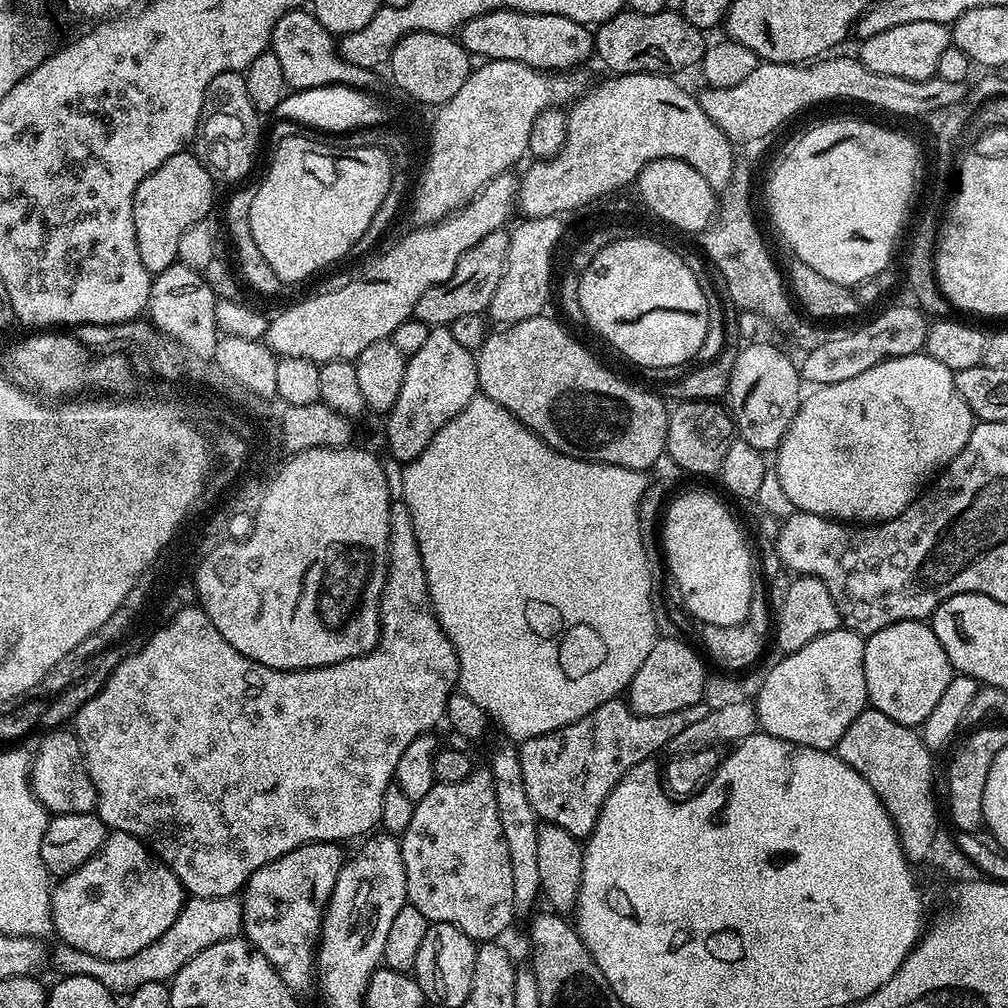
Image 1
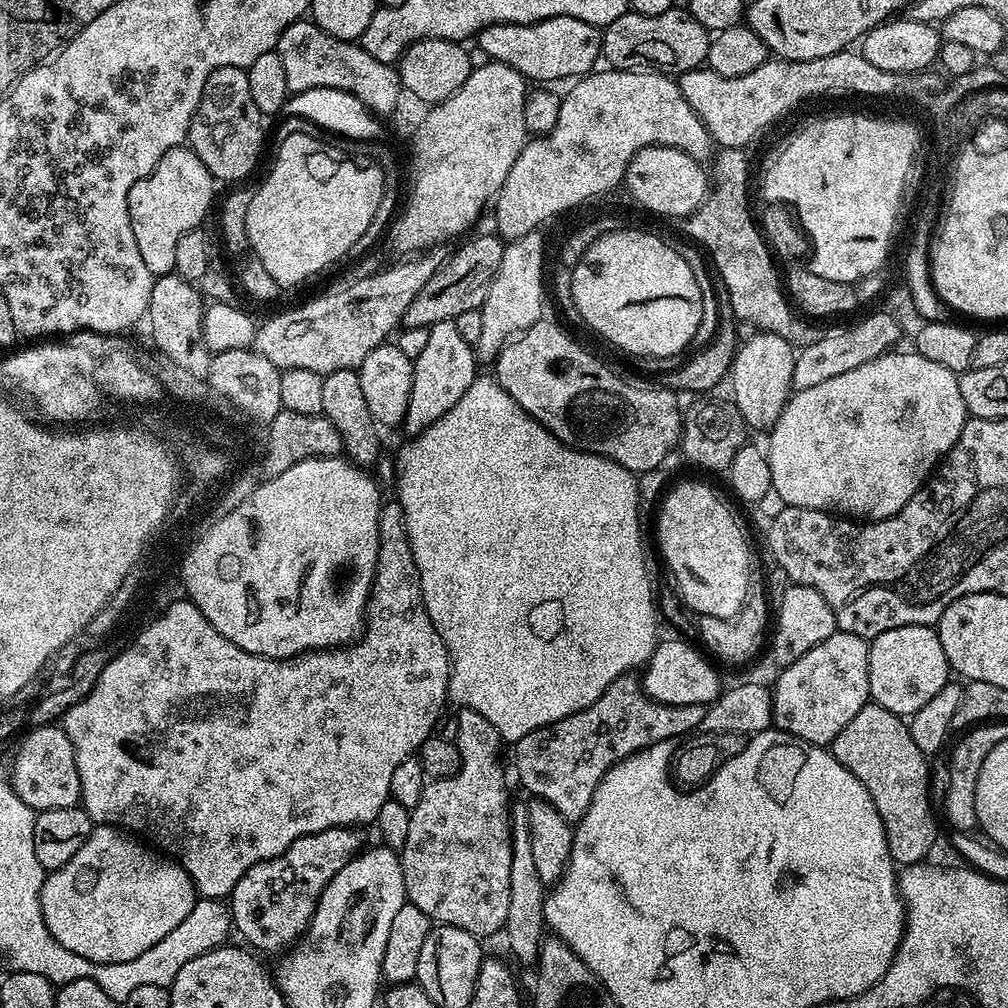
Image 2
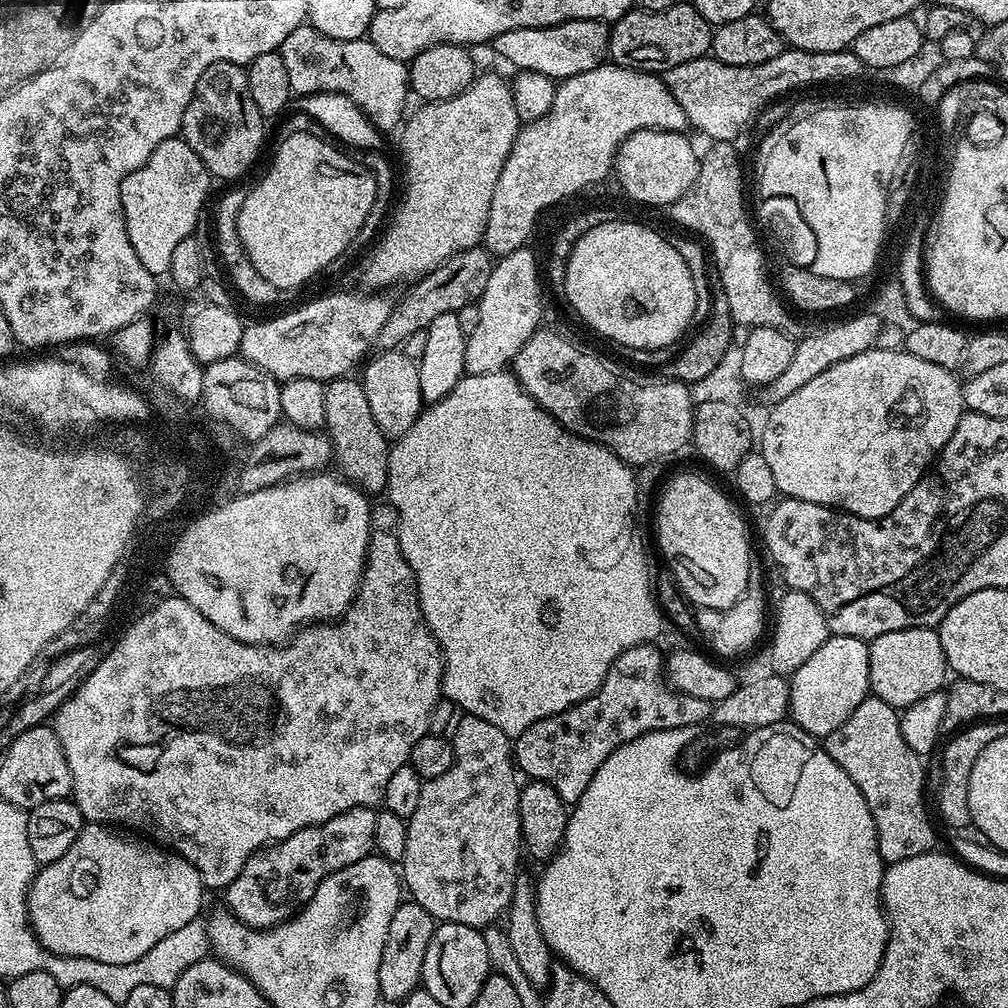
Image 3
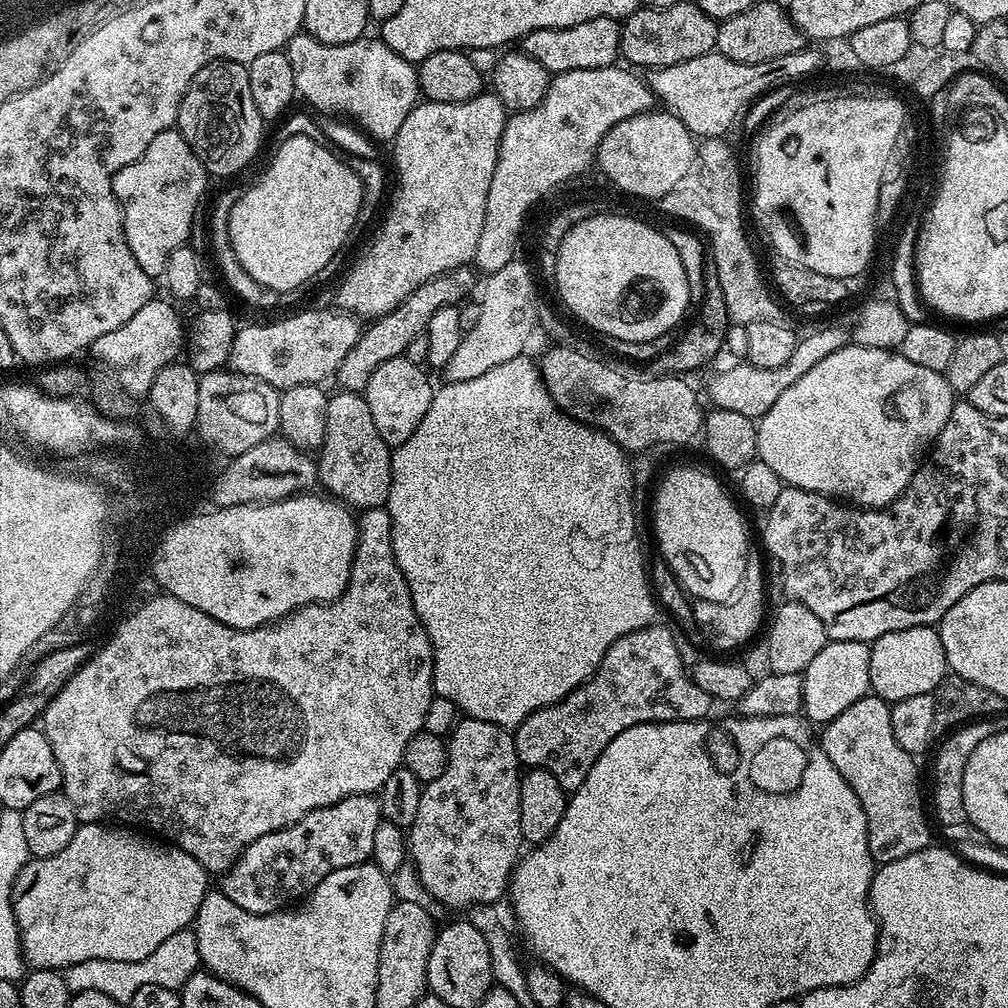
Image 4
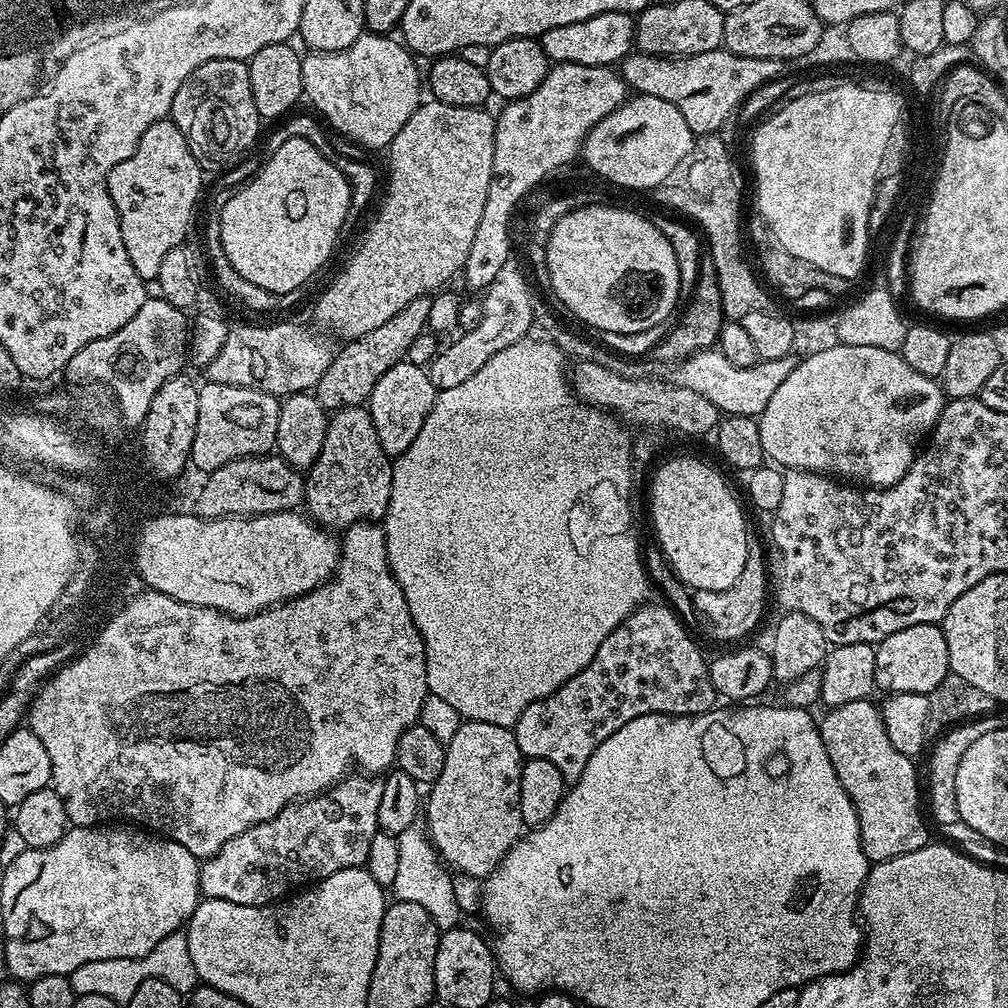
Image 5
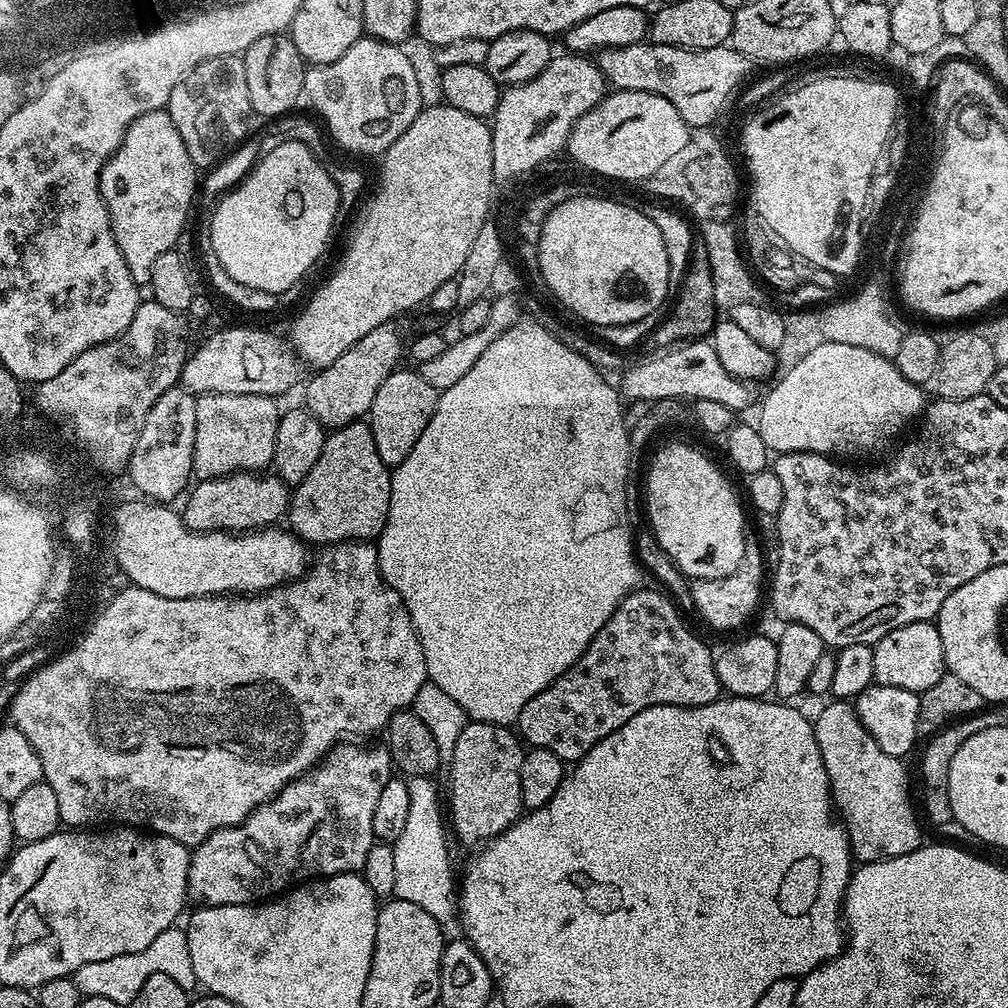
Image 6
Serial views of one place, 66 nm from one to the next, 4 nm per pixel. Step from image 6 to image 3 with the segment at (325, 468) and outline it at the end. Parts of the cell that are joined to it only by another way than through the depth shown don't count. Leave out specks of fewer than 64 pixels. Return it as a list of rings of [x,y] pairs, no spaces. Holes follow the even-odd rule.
[[[351,375],[339,376],[337,380],[327,381],[326,384],[326,418],[324,428],[326,435],[332,442],[332,459],[339,475],[352,481],[357,488],[363,488],[365,493],[383,493],[388,486],[388,449],[389,437],[378,430],[378,422],[374,422],[374,414],[370,414],[370,402],[366,402],[366,390],[359,379],[352,380]]]

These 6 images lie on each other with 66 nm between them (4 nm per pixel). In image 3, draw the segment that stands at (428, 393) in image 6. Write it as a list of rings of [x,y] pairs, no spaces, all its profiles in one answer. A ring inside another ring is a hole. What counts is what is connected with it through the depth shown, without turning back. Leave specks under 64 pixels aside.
[[[380,350],[363,368],[362,383],[366,390],[366,402],[370,402],[370,414],[374,414],[378,430],[382,430],[382,434],[389,438],[406,434],[406,430],[414,426],[426,404],[422,398],[422,382],[418,382],[417,361],[406,358],[402,350]]]

